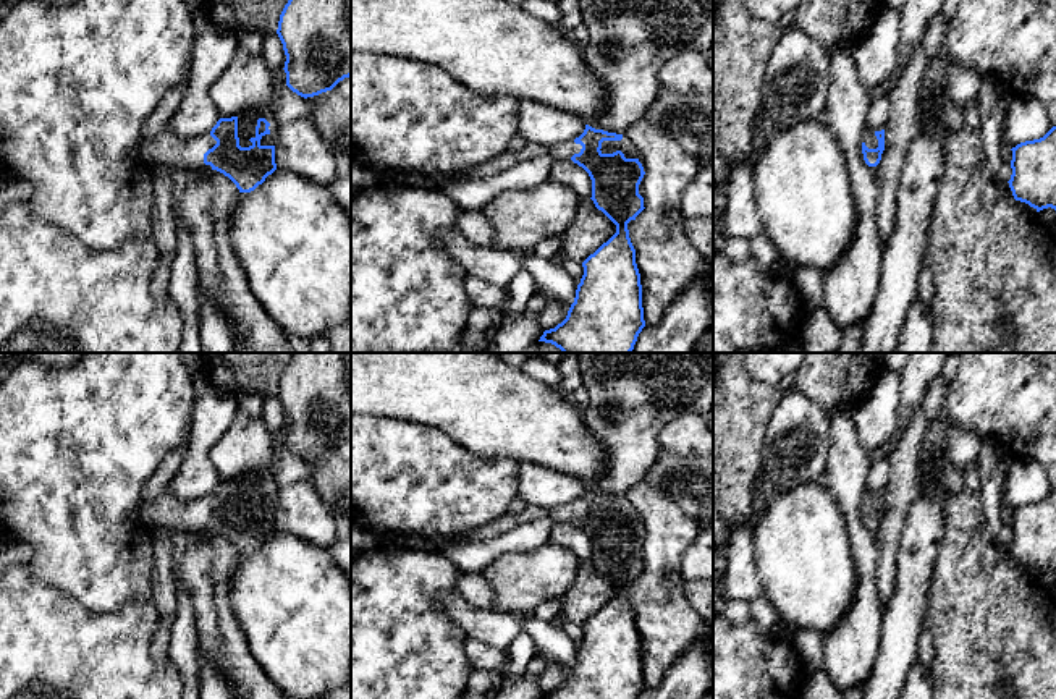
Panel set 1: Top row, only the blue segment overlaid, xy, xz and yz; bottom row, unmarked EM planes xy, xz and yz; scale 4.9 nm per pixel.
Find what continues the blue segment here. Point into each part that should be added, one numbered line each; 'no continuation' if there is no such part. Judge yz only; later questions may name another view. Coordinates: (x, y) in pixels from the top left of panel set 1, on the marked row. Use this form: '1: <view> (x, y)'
1: yz (870, 139)

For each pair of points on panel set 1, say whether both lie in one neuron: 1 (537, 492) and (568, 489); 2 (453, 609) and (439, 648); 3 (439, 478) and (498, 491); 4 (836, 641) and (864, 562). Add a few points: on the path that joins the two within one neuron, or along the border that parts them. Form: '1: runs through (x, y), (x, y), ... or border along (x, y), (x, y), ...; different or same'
1: runs through (545, 489), (560, 489); same
2: border along (456, 593), (445, 601), (443, 612), (466, 636); different
3: runs through (453, 491), (484, 491); same
4: runs through (856, 622), (865, 612), (865, 581); same

